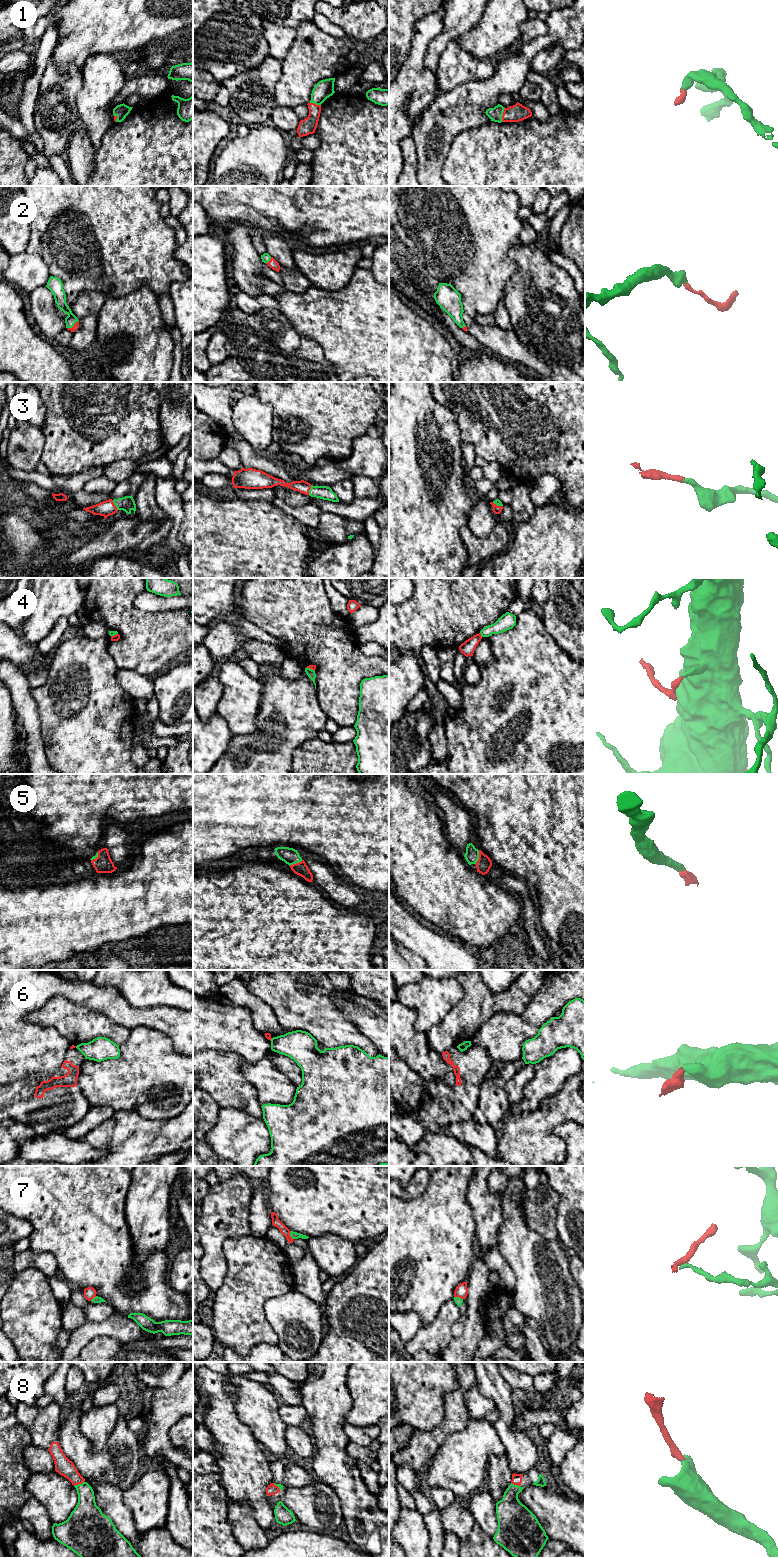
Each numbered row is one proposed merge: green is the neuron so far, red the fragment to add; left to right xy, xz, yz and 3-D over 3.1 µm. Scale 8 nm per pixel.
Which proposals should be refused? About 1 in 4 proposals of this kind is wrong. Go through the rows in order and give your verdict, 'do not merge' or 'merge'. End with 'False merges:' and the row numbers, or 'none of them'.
1: merge
2: merge
3: merge
4: do not merge
5: merge
6: do not merge
7: do not merge
8: merge
False merges: 4, 6, 7

